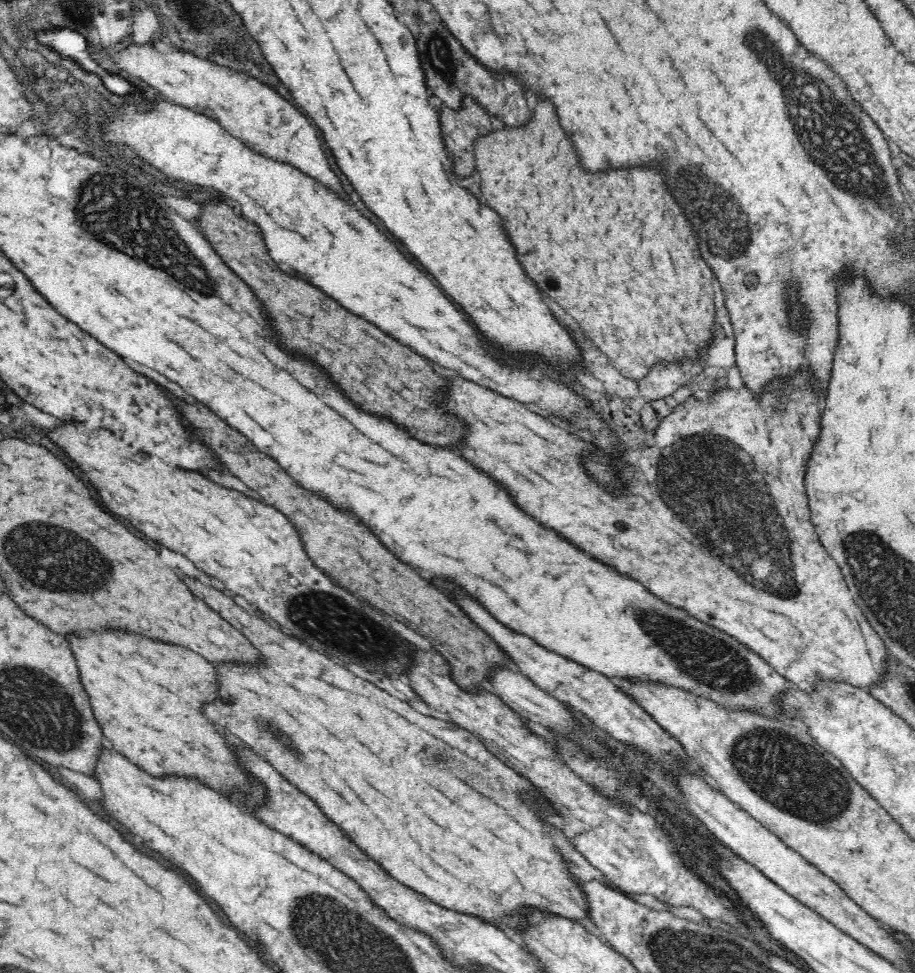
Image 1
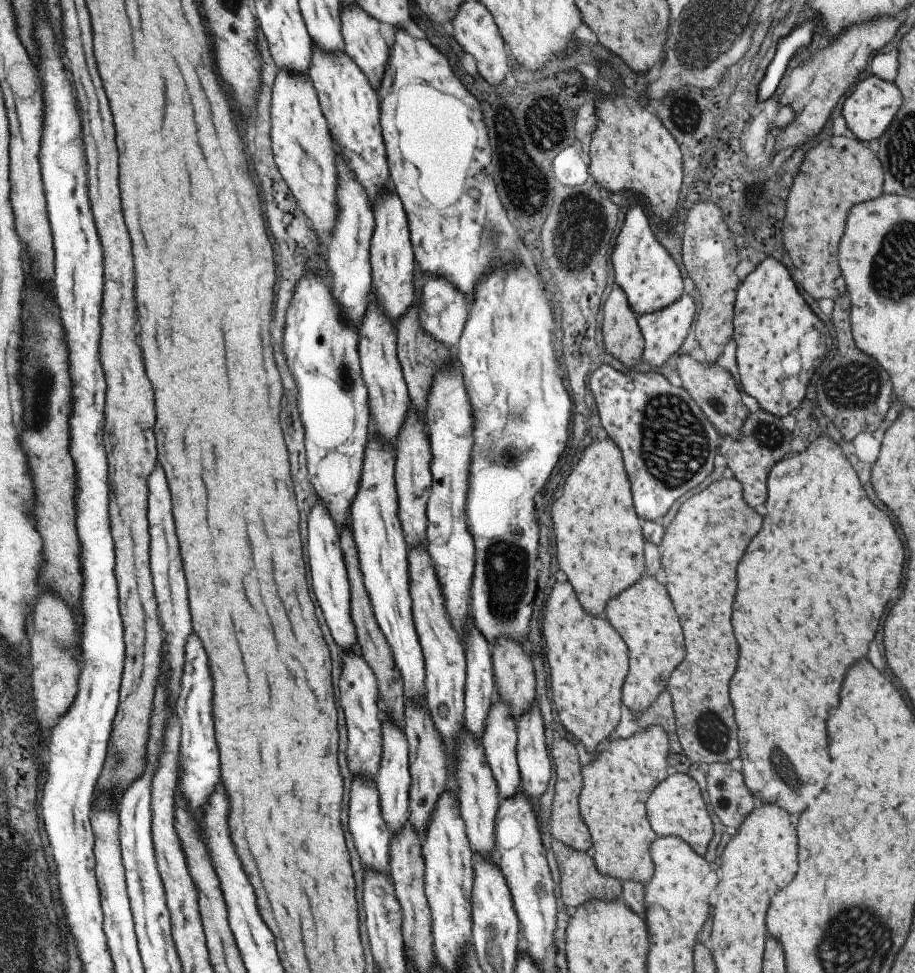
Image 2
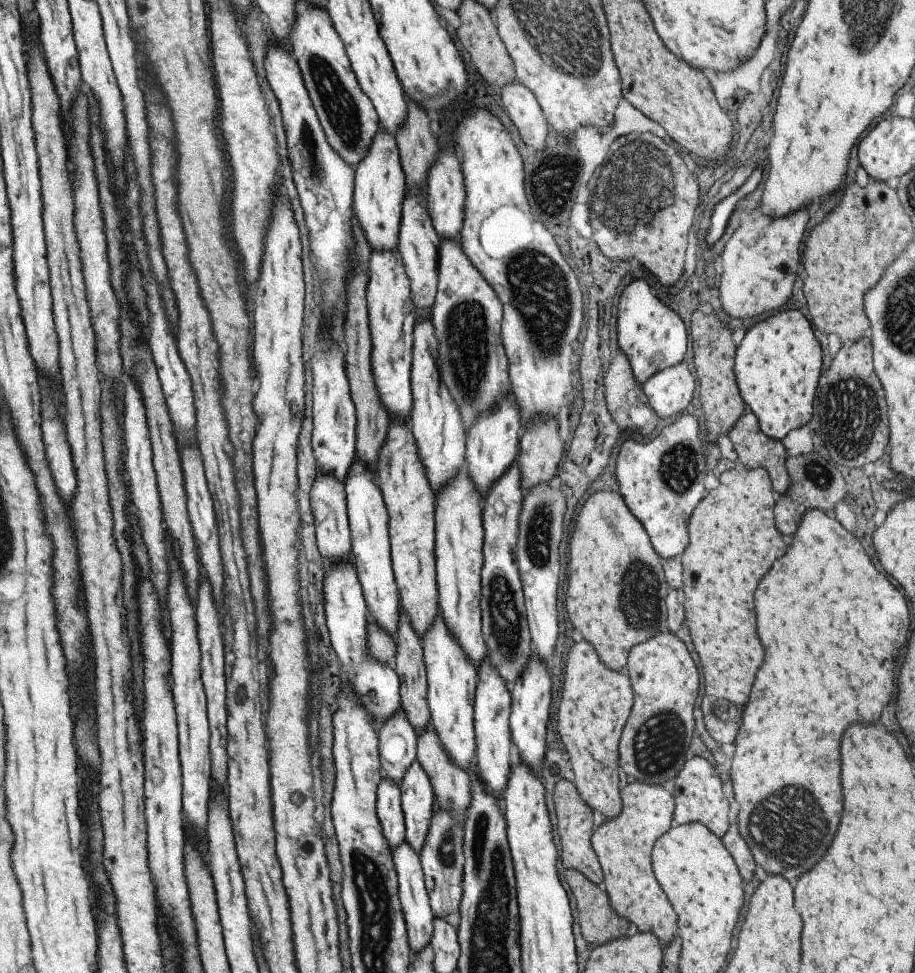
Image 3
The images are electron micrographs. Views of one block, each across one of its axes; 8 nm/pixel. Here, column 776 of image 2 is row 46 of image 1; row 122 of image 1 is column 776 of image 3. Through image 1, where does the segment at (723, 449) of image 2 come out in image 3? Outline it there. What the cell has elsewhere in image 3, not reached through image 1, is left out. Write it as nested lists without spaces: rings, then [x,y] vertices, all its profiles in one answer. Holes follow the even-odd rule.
[[[815,451],[796,457],[787,456],[784,467],[790,478],[790,485],[787,492],[780,495],[779,501],[774,502],[773,507],[775,526],[781,534],[791,536],[808,510],[817,509],[826,514],[831,513],[833,506],[845,498],[845,481],[835,466],[830,458],[822,458]]]

